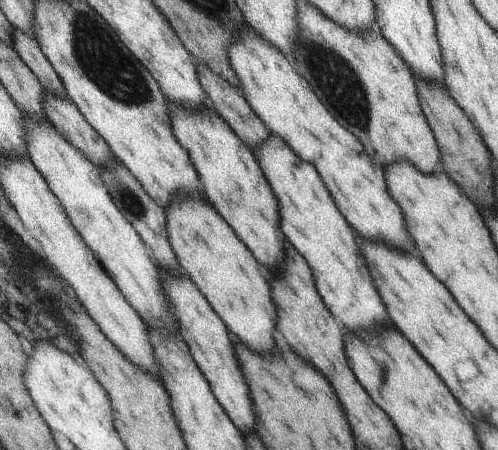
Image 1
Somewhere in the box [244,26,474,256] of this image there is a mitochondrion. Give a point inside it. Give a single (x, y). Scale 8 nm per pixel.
(337, 81)

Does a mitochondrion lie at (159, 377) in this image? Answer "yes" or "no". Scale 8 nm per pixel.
no

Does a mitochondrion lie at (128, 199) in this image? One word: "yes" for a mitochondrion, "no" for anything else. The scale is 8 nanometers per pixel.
yes

